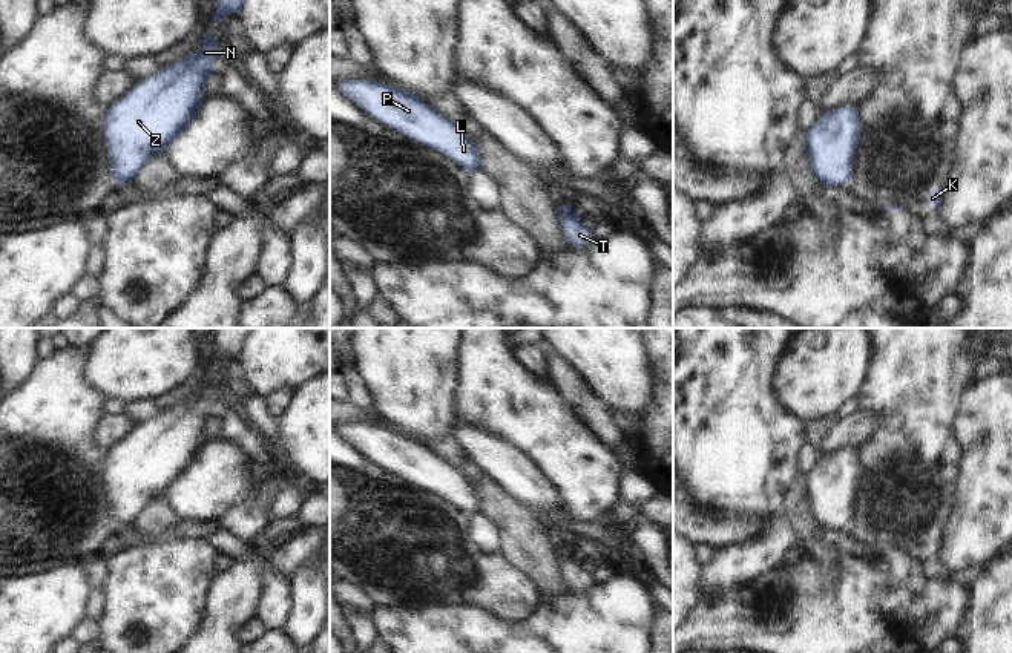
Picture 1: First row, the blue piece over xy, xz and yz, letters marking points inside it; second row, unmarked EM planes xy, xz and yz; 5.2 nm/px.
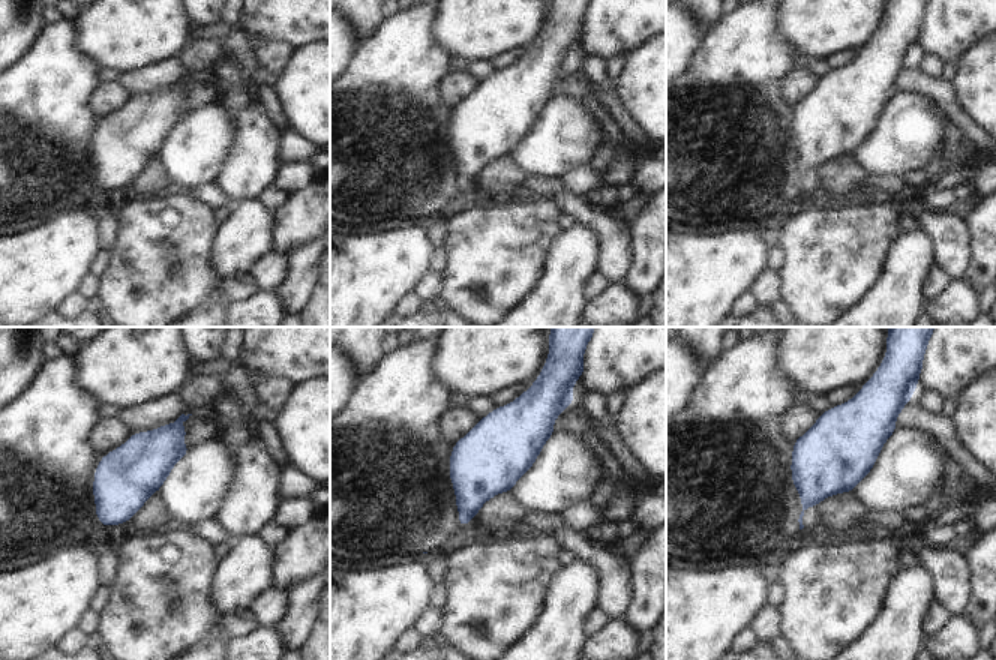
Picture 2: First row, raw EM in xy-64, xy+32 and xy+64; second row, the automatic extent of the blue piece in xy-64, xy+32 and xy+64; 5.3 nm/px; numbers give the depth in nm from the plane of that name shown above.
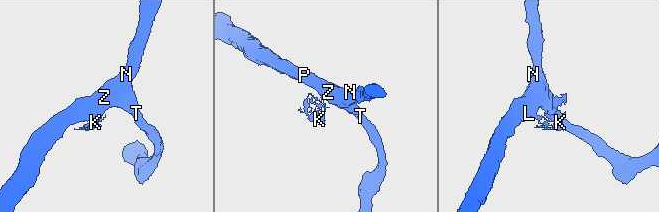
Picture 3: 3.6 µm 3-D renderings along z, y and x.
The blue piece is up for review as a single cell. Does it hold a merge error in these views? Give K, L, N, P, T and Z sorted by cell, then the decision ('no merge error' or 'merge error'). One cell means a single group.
K / L N P T Z | merge error

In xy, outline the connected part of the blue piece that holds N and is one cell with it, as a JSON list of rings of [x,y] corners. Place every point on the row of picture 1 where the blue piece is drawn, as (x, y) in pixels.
[[[210,26],[202,40],[205,44],[198,54],[141,80],[109,107],[104,139],[118,181],[132,181],[153,155],[166,153],[204,104],[205,81],[215,72],[210,63],[219,55],[219,44],[210,37]]]

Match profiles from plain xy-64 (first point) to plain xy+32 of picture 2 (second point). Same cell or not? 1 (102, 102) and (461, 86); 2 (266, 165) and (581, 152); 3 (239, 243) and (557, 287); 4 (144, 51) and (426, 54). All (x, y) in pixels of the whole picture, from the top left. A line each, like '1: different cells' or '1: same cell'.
1: same cell
2: different cells
3: same cell
4: different cells

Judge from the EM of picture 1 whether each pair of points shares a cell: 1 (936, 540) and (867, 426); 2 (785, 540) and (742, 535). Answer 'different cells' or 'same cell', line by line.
1: different cells
2: different cells

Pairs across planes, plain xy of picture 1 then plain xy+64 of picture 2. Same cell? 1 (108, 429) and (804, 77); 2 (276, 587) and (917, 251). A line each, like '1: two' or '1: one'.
1: one
2: two

